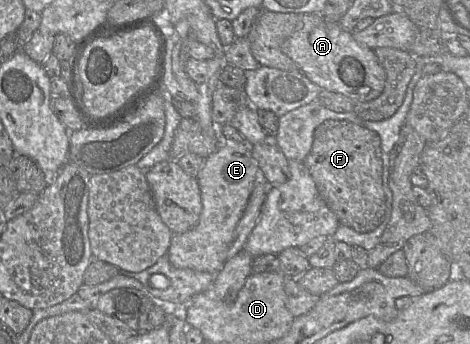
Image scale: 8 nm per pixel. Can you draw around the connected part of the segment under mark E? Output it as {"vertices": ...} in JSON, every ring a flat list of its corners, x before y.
{"vertices":[[221,139,220,146,205,158,196,177,202,201,199,220,191,230,172,235,167,252,170,263,177,268,219,272,227,261,235,228,259,178,260,168,252,155,251,146,247,142,223,142]]}

